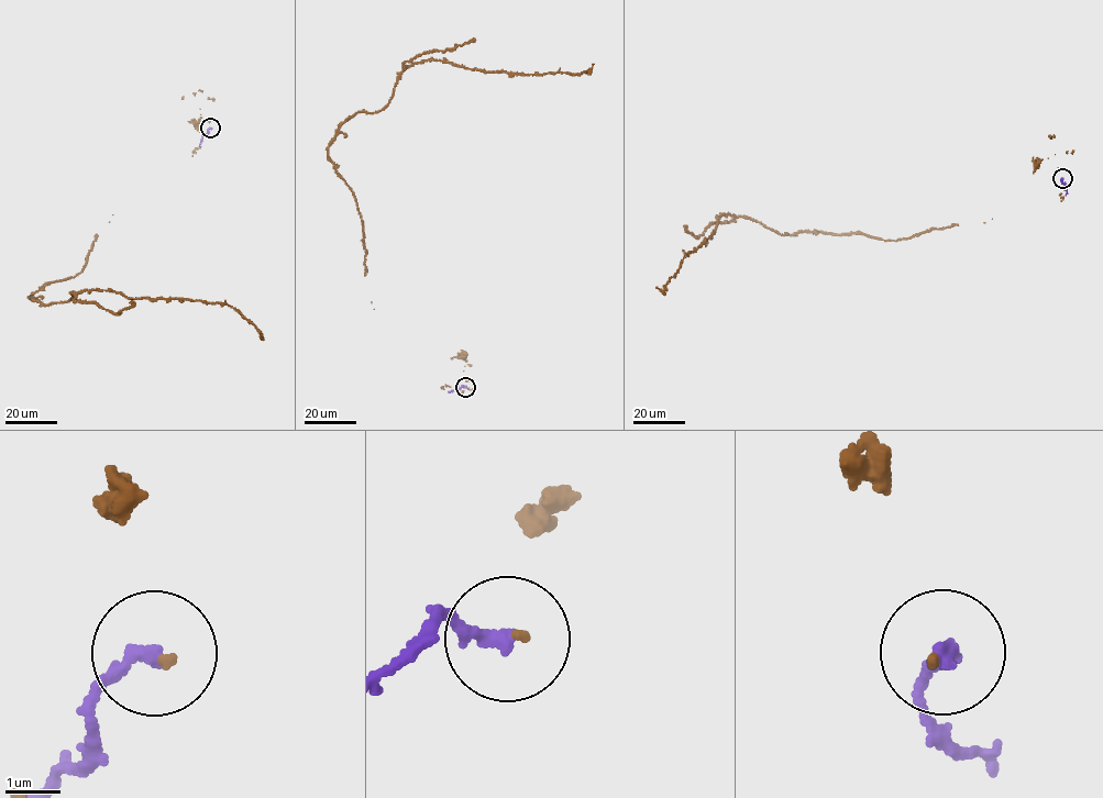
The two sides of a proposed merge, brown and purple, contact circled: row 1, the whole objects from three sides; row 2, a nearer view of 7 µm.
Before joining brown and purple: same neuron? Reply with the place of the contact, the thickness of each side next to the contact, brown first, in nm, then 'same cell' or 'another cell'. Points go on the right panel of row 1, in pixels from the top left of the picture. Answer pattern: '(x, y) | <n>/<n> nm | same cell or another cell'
(1062, 178) | 70/280 nm | another cell

